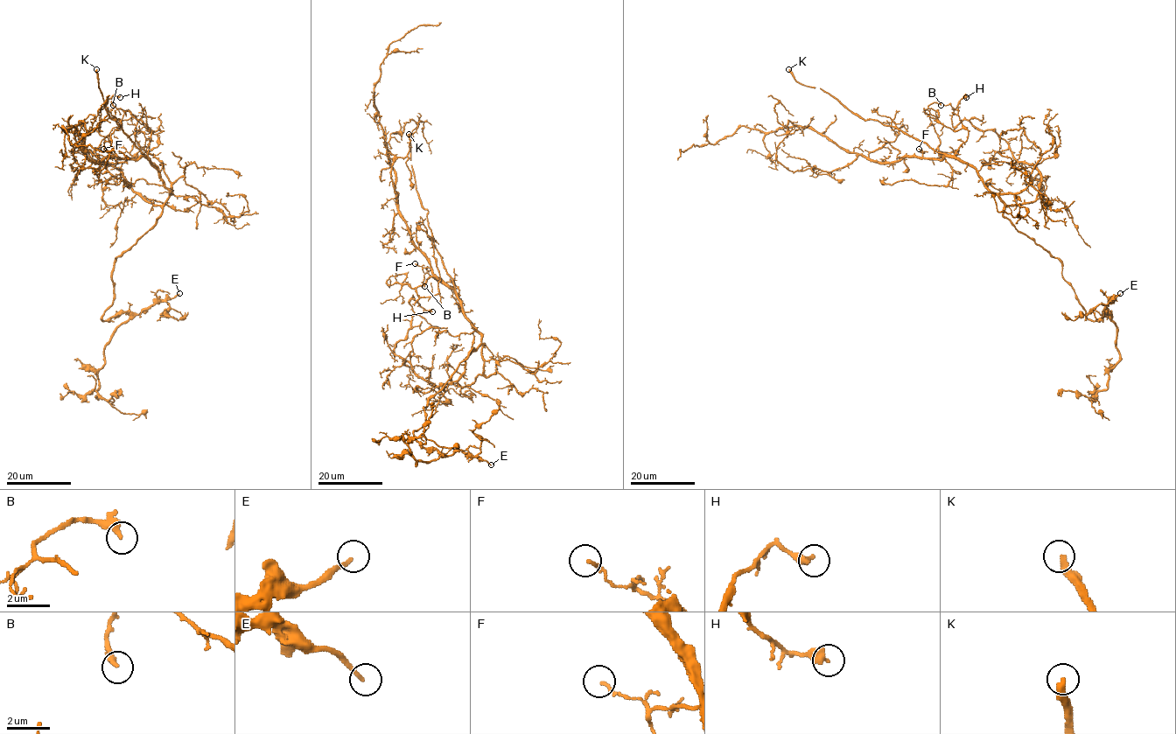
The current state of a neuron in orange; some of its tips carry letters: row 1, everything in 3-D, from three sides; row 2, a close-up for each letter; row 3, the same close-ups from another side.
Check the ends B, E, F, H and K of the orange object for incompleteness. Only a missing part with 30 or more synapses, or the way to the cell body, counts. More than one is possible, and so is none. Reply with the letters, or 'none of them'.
E, K

